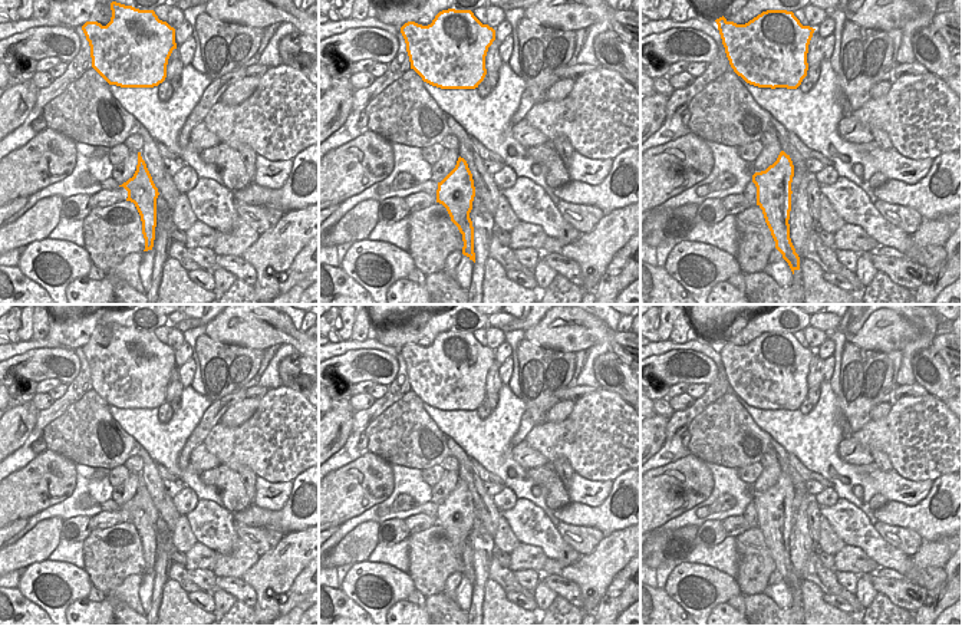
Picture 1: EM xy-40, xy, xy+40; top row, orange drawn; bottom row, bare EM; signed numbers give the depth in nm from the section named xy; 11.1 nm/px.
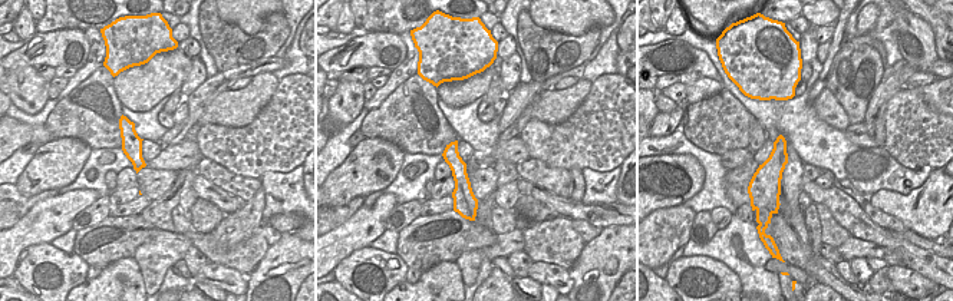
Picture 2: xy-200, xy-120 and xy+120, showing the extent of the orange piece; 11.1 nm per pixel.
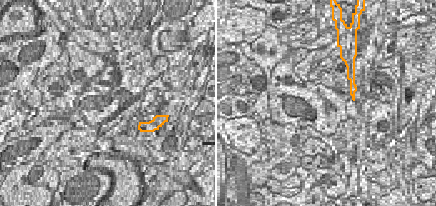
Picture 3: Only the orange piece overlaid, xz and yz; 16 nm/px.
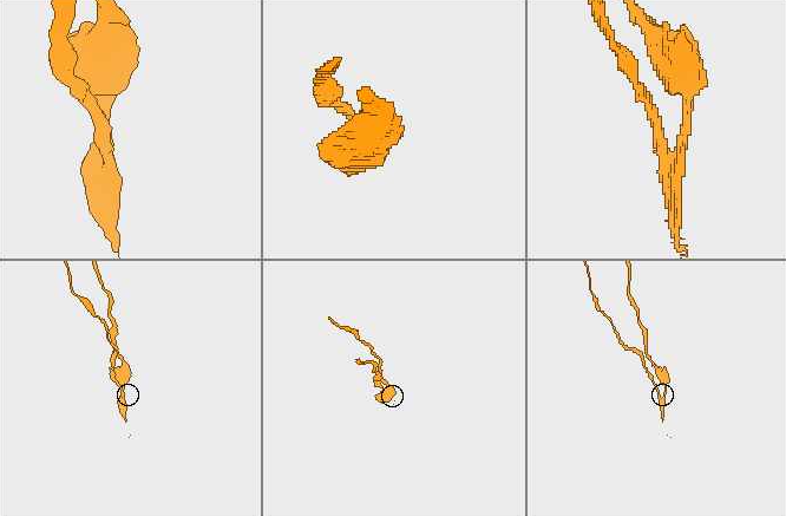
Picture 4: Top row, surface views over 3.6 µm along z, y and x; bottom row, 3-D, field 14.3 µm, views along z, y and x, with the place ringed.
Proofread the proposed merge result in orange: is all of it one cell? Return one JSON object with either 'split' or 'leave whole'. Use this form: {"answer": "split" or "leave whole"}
{"answer": "split"}

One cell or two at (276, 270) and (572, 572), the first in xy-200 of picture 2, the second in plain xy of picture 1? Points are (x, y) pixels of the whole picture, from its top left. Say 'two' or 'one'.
one

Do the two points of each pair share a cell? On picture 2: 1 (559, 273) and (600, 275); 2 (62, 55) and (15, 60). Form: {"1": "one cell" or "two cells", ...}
{"1": "two cells", "2": "one cell"}

